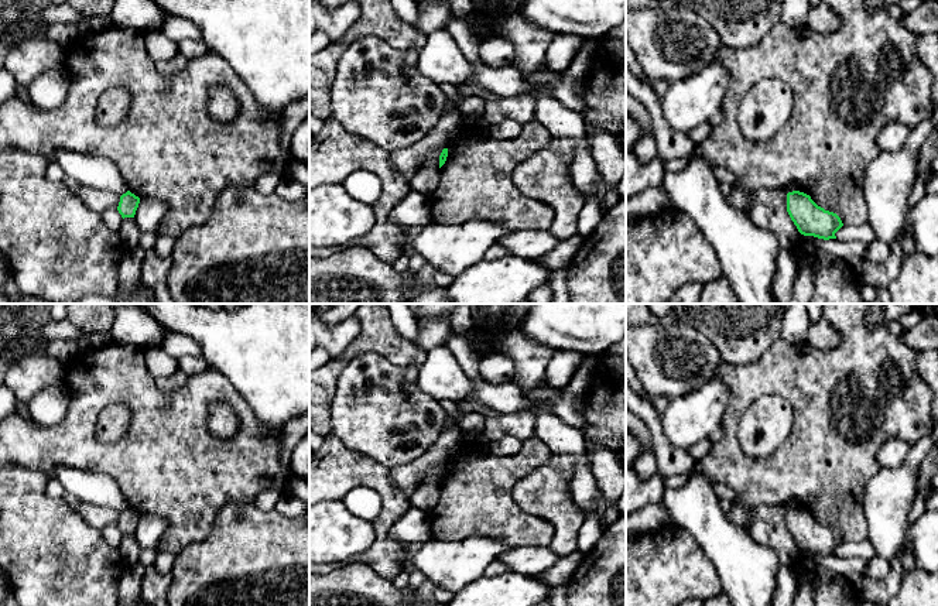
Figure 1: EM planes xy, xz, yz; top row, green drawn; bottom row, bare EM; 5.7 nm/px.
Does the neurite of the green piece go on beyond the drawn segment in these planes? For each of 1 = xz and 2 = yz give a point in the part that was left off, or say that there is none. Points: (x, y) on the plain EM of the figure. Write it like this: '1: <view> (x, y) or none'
1: none
2: none

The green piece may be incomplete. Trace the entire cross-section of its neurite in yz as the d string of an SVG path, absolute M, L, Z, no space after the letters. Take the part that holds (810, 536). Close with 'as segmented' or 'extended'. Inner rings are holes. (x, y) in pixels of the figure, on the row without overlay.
M792 507L787 510L787 528L804 552L829 557L843 542L841 534L818 523L809 511Z | as segmented

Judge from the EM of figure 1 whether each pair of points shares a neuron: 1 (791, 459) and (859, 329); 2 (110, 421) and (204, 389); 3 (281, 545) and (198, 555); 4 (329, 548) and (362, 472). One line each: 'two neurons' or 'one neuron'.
1: one neuron
2: two neurons
3: one neuron
4: two neurons

